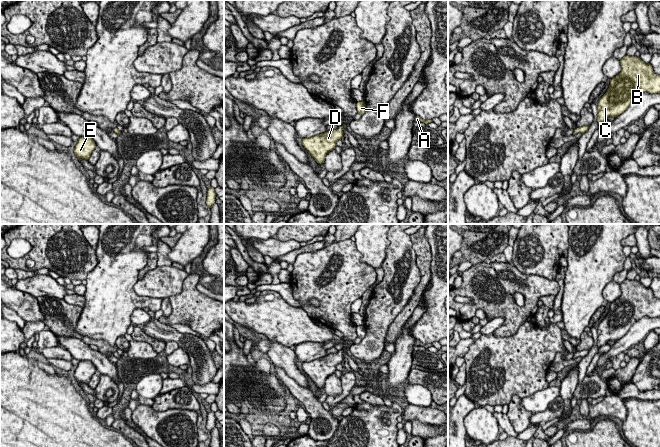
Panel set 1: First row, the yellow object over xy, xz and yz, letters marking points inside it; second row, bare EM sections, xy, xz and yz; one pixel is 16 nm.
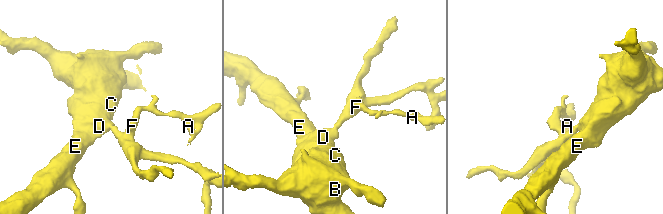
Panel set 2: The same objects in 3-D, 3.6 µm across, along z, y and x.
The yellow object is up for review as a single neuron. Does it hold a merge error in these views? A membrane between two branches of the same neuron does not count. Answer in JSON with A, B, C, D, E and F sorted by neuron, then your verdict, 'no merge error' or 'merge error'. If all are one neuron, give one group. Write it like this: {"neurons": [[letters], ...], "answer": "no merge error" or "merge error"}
{"neurons": [["A", "B", "C", "D", "E", "F"]], "answer": "no merge error"}

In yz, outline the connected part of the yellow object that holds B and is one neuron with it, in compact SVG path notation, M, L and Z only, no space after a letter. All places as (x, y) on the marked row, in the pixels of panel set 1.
M626 55L620 64L621 72L610 79L609 88L598 101L598 124L622 114L644 92L660 93L660 75L654 73L650 63Z

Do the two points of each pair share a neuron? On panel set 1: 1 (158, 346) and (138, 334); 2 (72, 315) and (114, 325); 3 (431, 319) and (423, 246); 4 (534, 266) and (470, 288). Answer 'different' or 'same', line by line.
1: same
2: different
3: different
4: different

